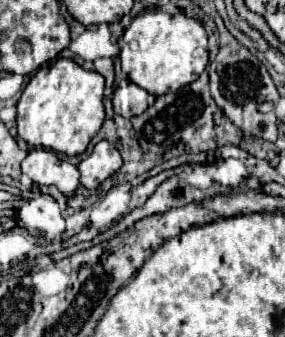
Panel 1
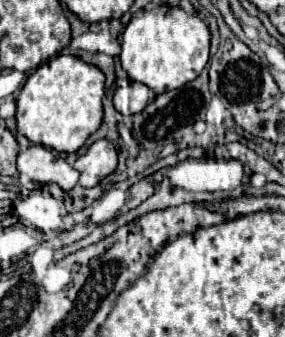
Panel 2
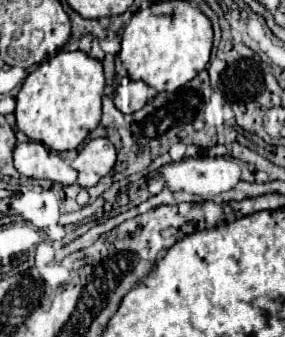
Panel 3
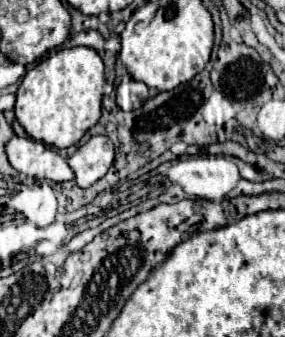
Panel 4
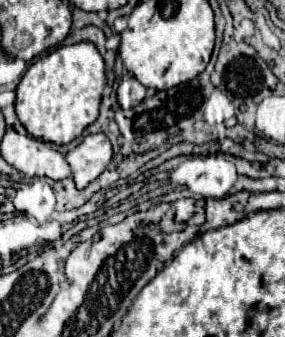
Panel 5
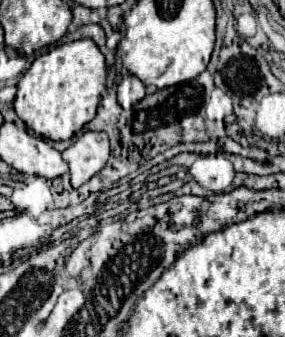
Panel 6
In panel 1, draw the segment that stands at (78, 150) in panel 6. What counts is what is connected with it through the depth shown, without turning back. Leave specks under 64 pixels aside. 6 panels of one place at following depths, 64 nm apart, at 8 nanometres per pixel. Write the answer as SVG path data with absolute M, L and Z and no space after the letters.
M102 140L94 146L92 154L78 164L80 184L84 188L98 188L106 178L116 174L122 168L122 156L114 144Z

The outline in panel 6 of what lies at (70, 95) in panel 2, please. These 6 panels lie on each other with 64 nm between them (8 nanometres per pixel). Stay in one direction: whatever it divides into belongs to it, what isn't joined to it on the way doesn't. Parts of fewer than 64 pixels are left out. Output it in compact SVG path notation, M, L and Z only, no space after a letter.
M84 38L68 44L60 44L42 54L22 74L18 82L18 94L14 100L16 114L24 124L42 138L70 140L80 132L94 116L106 88L106 64L98 46Z

